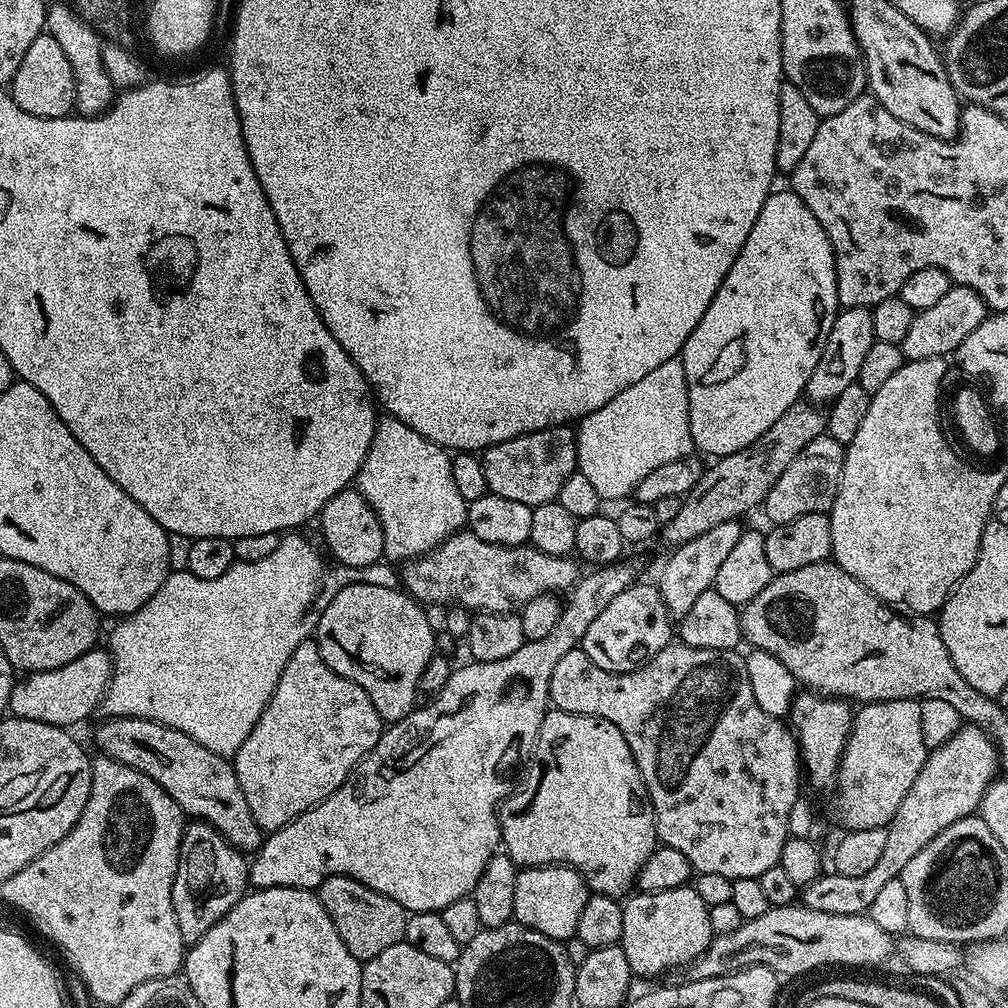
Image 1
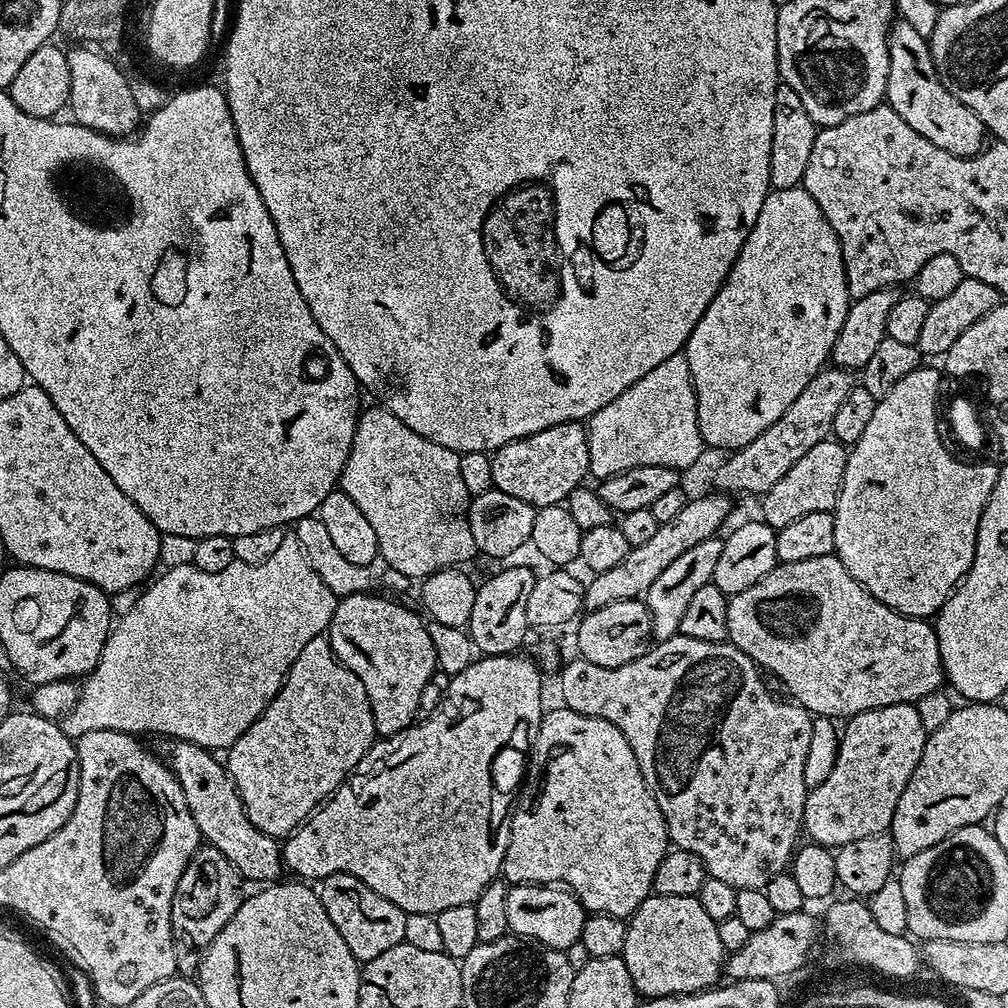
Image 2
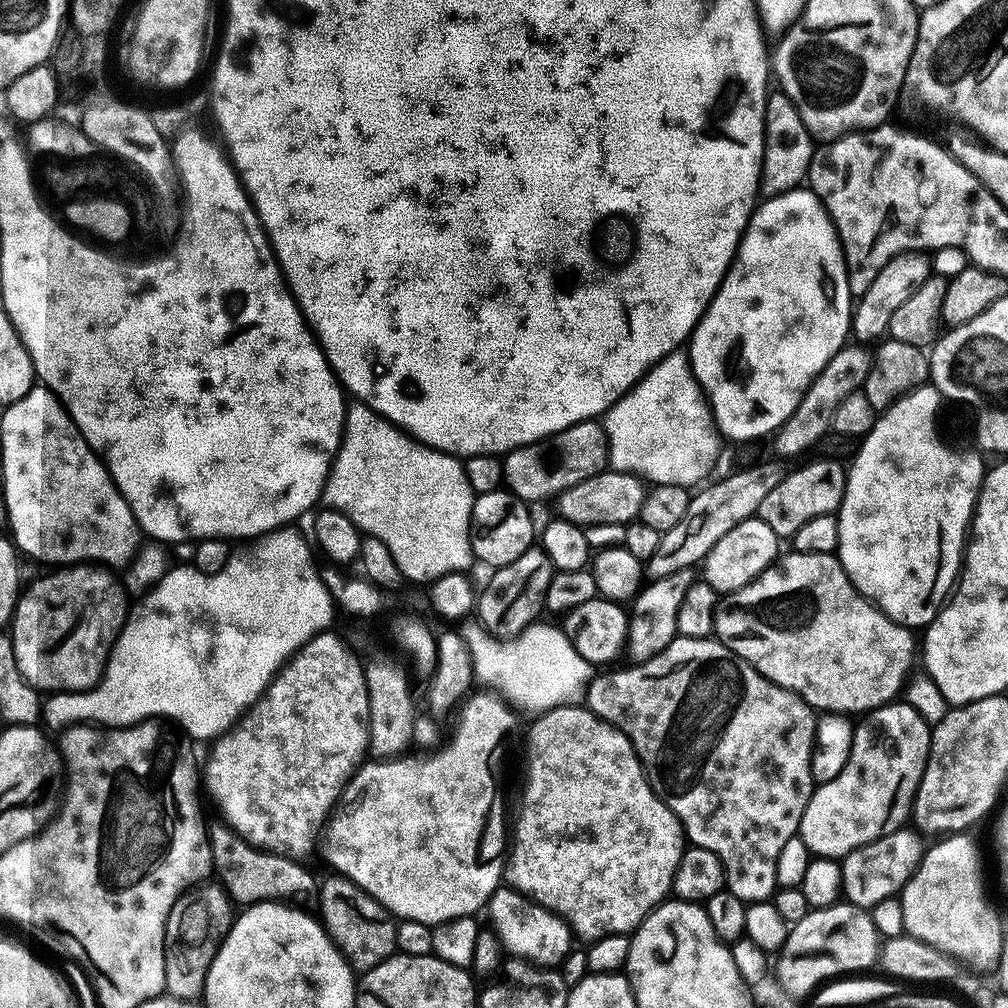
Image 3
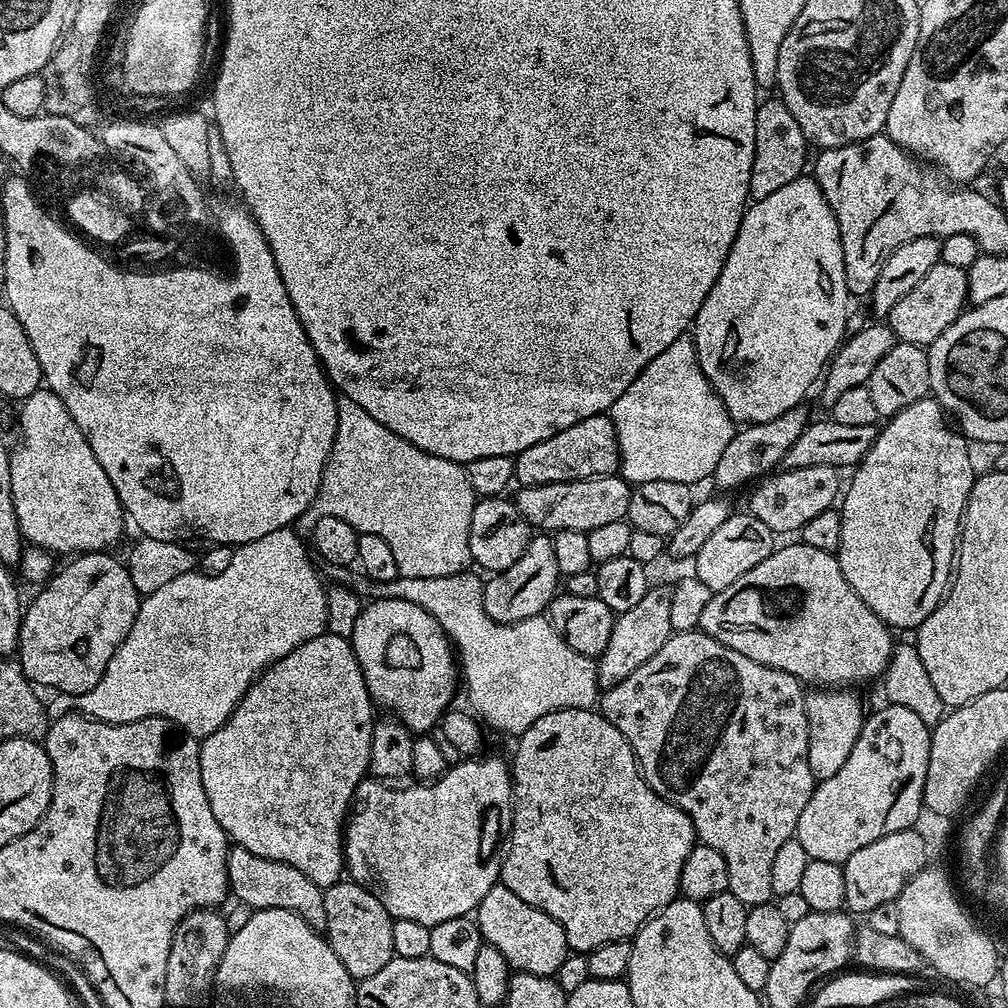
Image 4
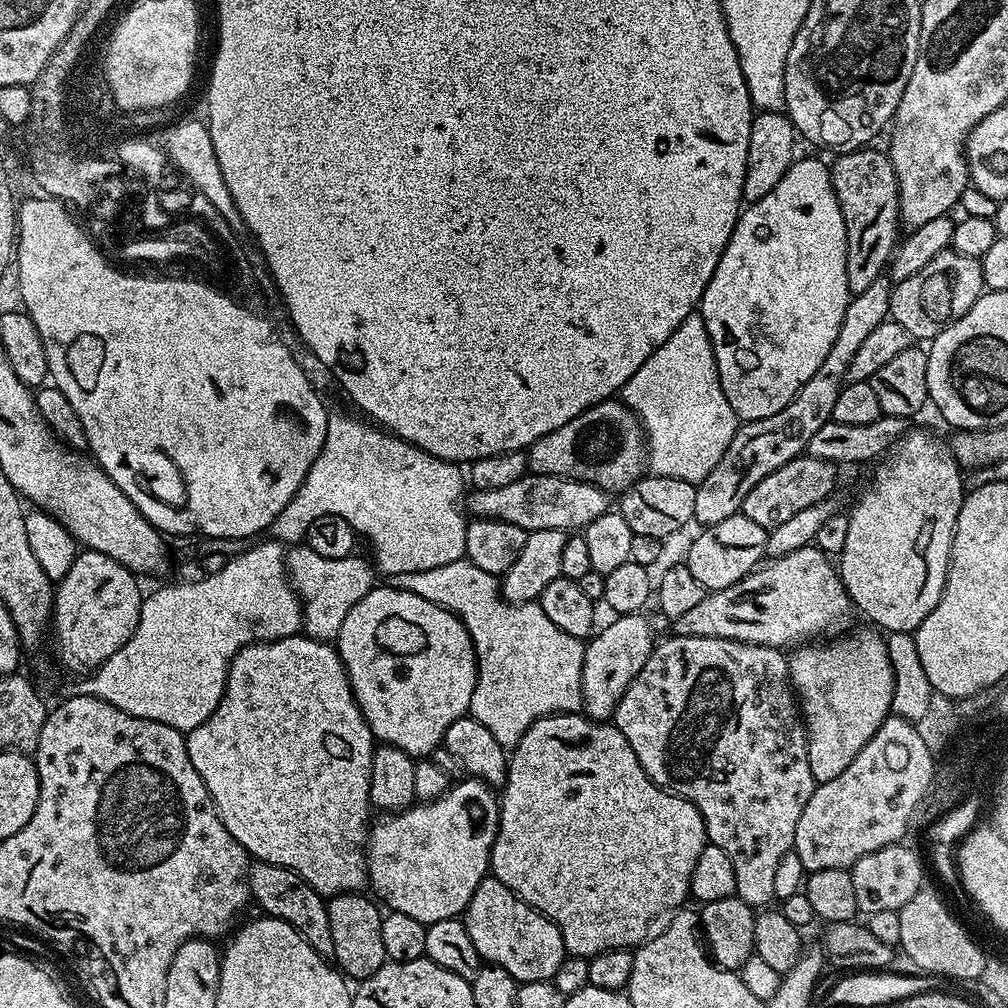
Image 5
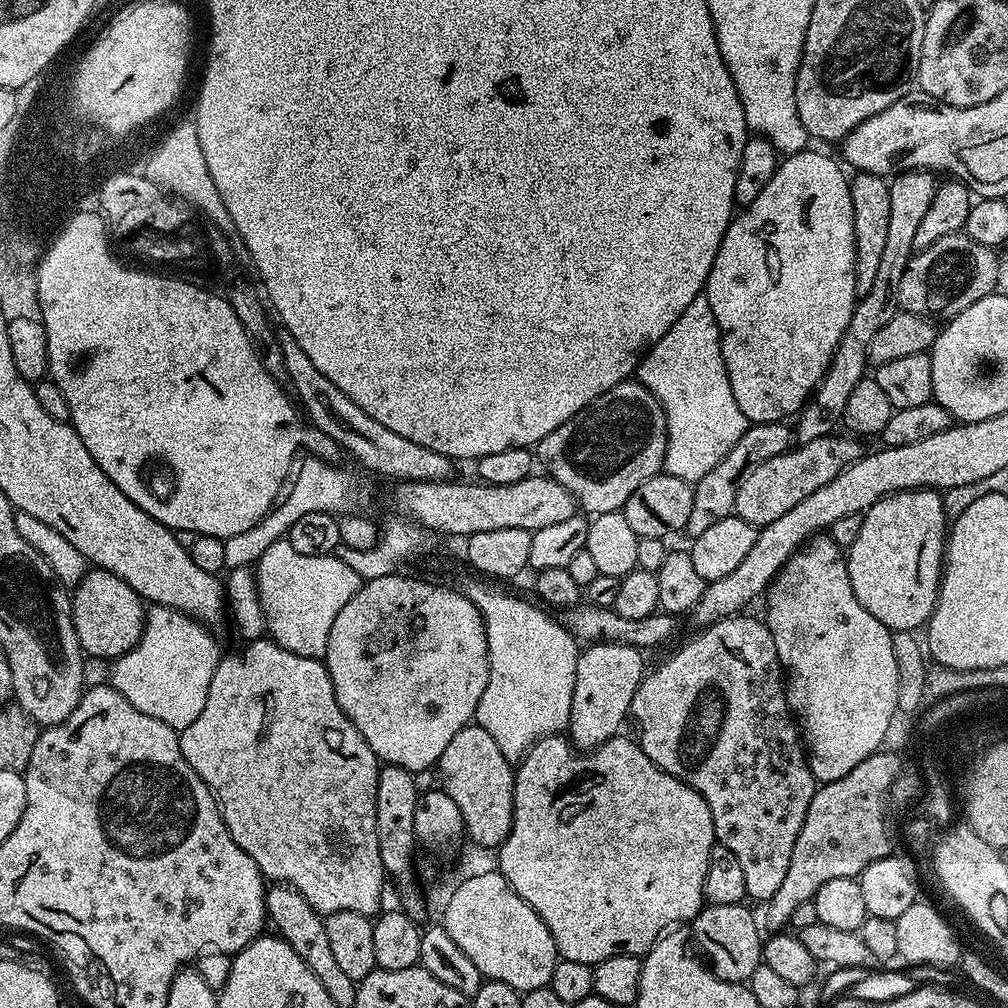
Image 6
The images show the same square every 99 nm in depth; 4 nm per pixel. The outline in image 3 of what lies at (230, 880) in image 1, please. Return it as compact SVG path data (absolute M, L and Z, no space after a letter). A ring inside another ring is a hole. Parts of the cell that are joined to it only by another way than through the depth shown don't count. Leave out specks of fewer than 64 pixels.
M204 882L193 886L187 892L180 893L170 910L170 918L166 918L166 934L164 935L164 986L167 995L179 1000L199 1001L204 994L206 974L218 954L220 944L228 936L234 919L233 901L223 887L216 882Z

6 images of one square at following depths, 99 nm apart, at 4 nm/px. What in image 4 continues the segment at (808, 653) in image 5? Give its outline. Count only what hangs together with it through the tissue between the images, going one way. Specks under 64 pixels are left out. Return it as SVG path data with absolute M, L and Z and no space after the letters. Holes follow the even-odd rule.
M812 690L804 698L808 719L808 765L817 781L828 780L850 758L854 742L864 725L866 712L860 709L860 700L852 690Z

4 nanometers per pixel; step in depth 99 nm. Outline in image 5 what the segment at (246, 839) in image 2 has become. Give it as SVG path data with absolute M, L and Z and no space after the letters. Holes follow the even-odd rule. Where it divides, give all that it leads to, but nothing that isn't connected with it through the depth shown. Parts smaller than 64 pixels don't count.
M256 862L248 870L248 890L253 901L260 903L261 913L271 919L284 920L293 924L306 943L322 957L332 956L334 942L330 938L330 918L325 897L319 896L297 872L283 868L277 864Z

